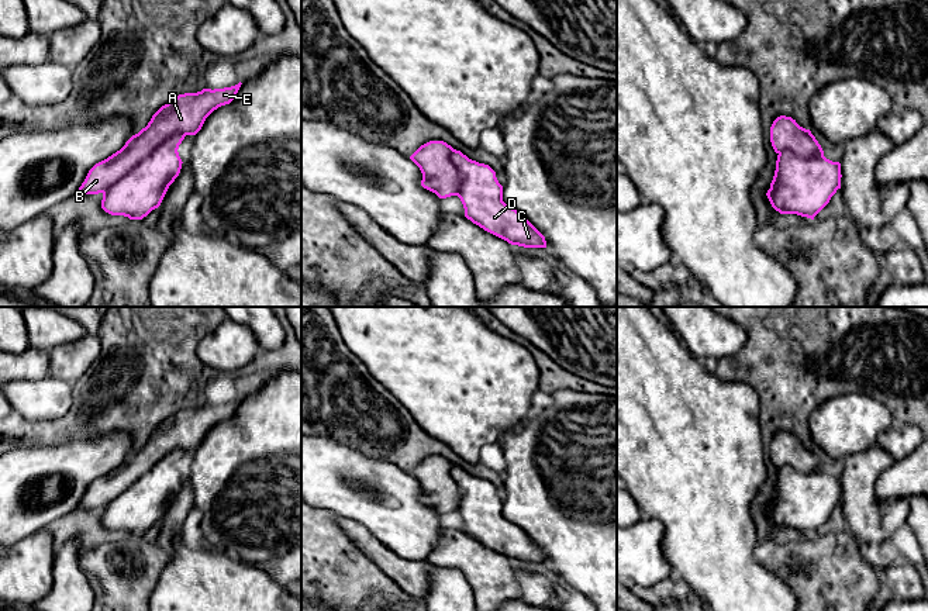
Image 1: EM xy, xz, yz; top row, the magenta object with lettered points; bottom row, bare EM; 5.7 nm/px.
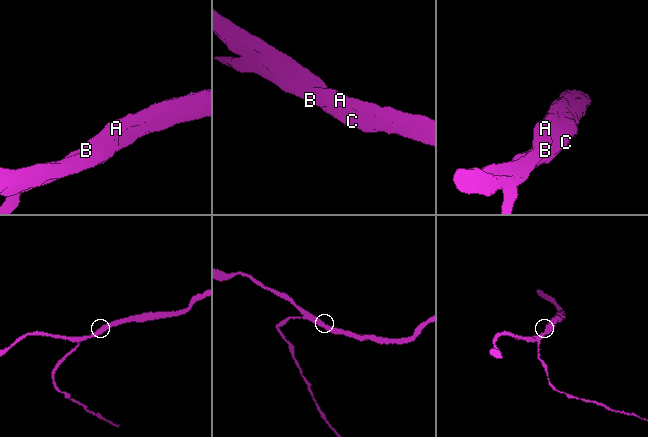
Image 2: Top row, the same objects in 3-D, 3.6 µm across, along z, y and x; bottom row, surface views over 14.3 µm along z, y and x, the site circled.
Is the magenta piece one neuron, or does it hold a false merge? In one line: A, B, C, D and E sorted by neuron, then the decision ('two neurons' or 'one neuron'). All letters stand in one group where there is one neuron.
A B C D E | one neuron

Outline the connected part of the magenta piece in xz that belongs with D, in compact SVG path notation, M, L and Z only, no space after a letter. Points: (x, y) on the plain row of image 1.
M444 456L421 460L410 474L422 489L421 501L439 514L458 511L465 532L484 546L524 563L546 563L545 552L524 529L503 517L496 487Z

